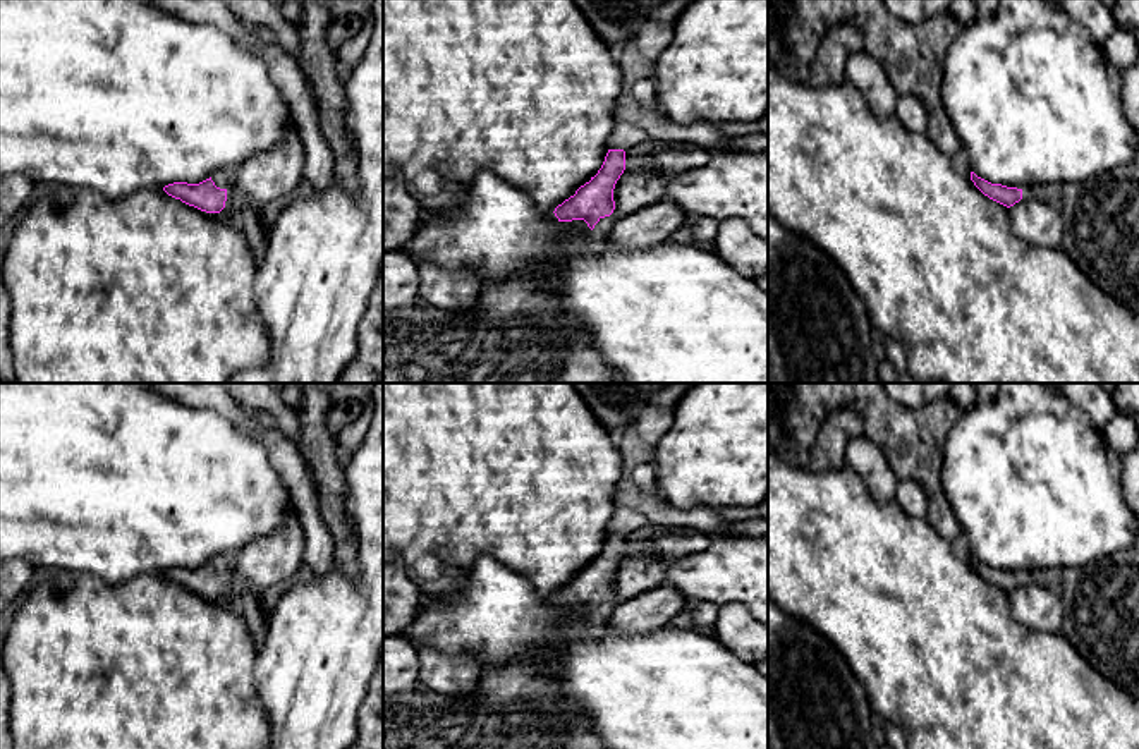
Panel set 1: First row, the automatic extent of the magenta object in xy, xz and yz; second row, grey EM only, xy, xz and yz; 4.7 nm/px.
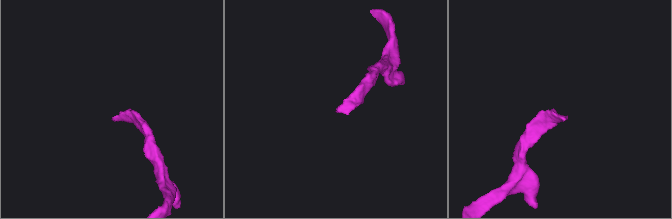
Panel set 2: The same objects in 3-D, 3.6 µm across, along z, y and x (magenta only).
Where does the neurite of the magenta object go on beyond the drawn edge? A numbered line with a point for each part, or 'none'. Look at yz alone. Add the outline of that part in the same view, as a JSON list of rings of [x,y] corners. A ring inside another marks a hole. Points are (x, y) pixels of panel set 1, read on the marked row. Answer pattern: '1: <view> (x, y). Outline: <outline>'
1: yz (1100, 217). Outline: [[[1139,149],[1130,163],[1093,177],[1081,184],[1041,184],[1022,189],[1022,198],[1039,199],[1055,208],[1062,216],[1062,249],[1074,265],[1105,294],[1124,308],[1139,314]]]

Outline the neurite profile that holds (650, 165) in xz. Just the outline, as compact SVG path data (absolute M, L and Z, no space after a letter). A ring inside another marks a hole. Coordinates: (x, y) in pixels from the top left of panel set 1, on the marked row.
M649 139L625 151L625 170L615 184L617 216L632 215L665 199L667 184L677 175L703 167L711 151L689 144Z

